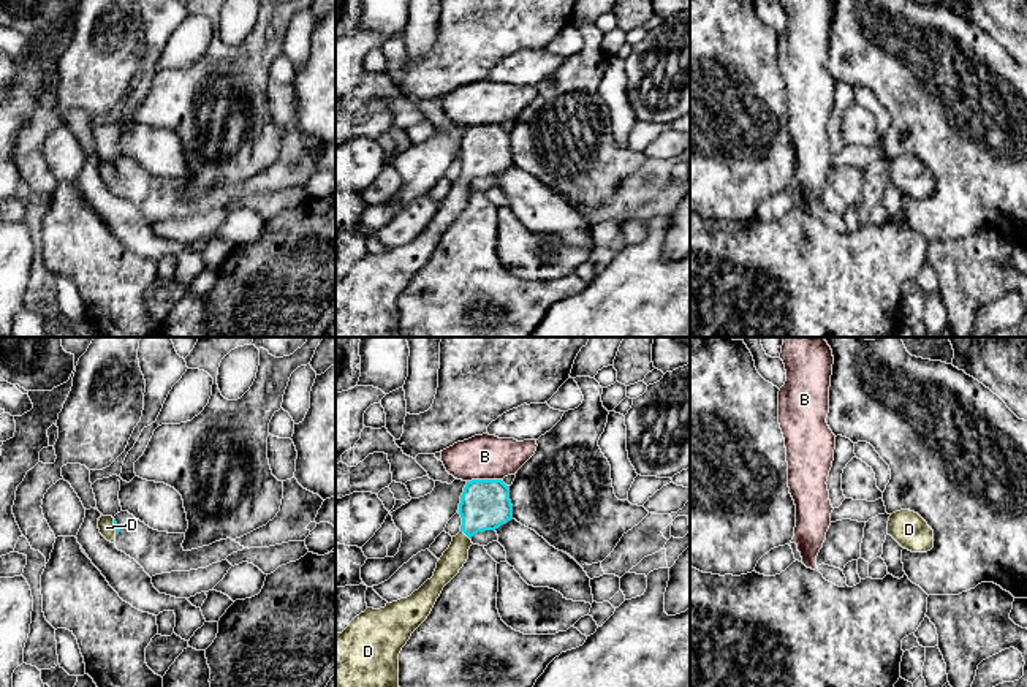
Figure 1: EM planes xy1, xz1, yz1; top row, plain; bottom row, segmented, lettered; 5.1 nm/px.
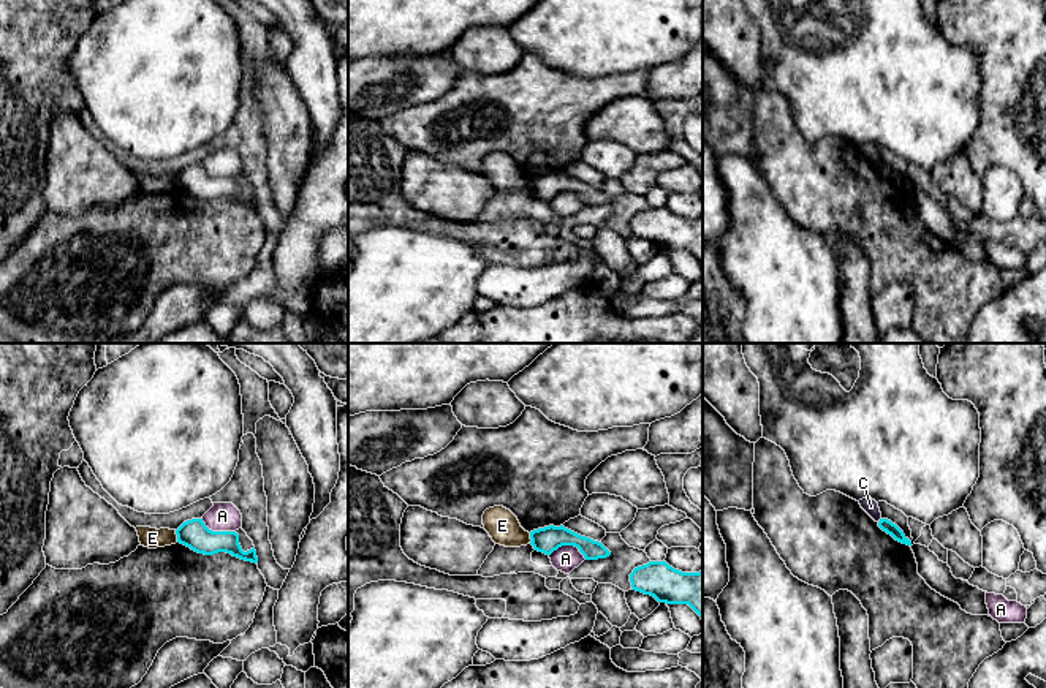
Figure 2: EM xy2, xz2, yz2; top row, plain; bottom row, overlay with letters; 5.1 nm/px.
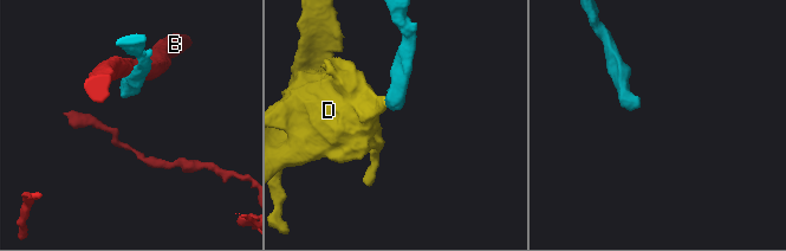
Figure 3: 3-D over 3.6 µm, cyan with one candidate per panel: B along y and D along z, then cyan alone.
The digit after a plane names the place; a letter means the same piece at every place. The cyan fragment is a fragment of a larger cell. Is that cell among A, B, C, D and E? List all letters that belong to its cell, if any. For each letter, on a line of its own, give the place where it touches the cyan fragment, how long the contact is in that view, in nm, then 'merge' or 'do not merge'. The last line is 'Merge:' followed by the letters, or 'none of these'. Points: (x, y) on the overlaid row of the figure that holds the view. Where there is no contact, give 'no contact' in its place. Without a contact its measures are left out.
A: meets cyan in xz2 at (568, 544); contact 190 nm long; do not merge
B: meets cyan in xz1 at (483, 480); contact 180 nm long; do not merge
C: meets cyan in yz2 at (880, 521); contact 30 nm long; do not merge
D: meets cyan in xz1 at (466, 534); contact 60 nm long; merge
E: meets cyan in xy2 at (178, 536); contact 70 nm long; do not merge
Merge: D

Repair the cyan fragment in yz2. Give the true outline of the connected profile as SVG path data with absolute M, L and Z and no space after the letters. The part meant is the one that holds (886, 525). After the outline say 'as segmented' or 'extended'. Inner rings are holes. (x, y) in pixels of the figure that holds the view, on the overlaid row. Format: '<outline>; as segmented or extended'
M880 519L878 527L891 535L896 541L911 546L911 541L904 535L904 531L888 519Z; as segmented

